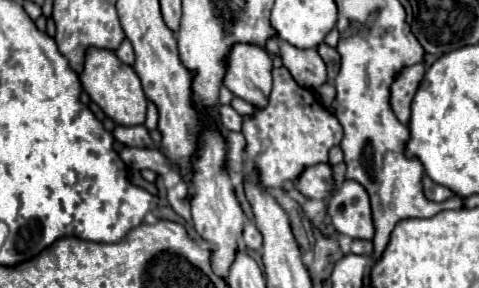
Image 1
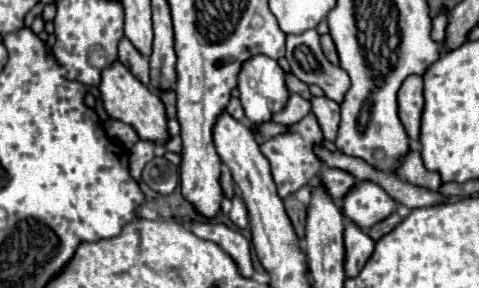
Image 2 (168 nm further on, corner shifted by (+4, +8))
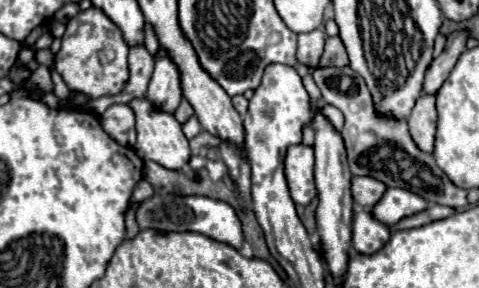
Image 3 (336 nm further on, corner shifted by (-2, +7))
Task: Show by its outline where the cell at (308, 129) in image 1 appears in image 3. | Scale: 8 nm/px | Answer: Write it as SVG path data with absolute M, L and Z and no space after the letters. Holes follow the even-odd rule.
M292 145L286 151L284 173L294 203L308 205L316 197L314 187L314 149L308 145Z

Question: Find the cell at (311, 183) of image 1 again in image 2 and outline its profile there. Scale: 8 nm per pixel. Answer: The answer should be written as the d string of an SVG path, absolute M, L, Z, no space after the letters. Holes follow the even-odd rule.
M328 168L322 172L320 182L326 186L326 190L330 192L330 196L334 198L336 204L342 204L342 198L354 188L356 178L350 172L344 170L336 170L336 168Z

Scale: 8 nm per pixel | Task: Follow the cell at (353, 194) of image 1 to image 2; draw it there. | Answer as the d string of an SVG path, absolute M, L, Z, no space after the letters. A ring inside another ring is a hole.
M358 182L344 198L344 216L366 230L388 218L398 206L378 184Z

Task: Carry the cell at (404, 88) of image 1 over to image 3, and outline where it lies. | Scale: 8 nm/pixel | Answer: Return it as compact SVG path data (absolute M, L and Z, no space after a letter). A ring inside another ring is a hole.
M422 93L416 99L416 105L408 117L408 129L412 139L420 149L430 153L434 149L434 133L436 133L436 105L434 97Z

